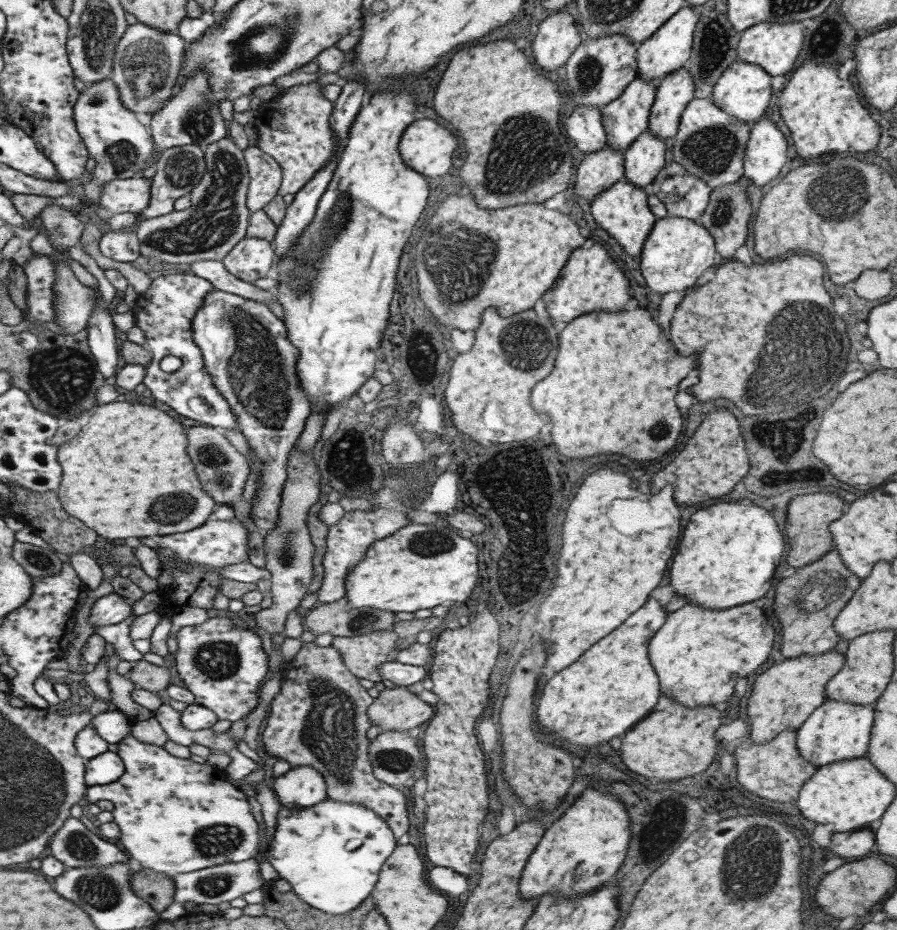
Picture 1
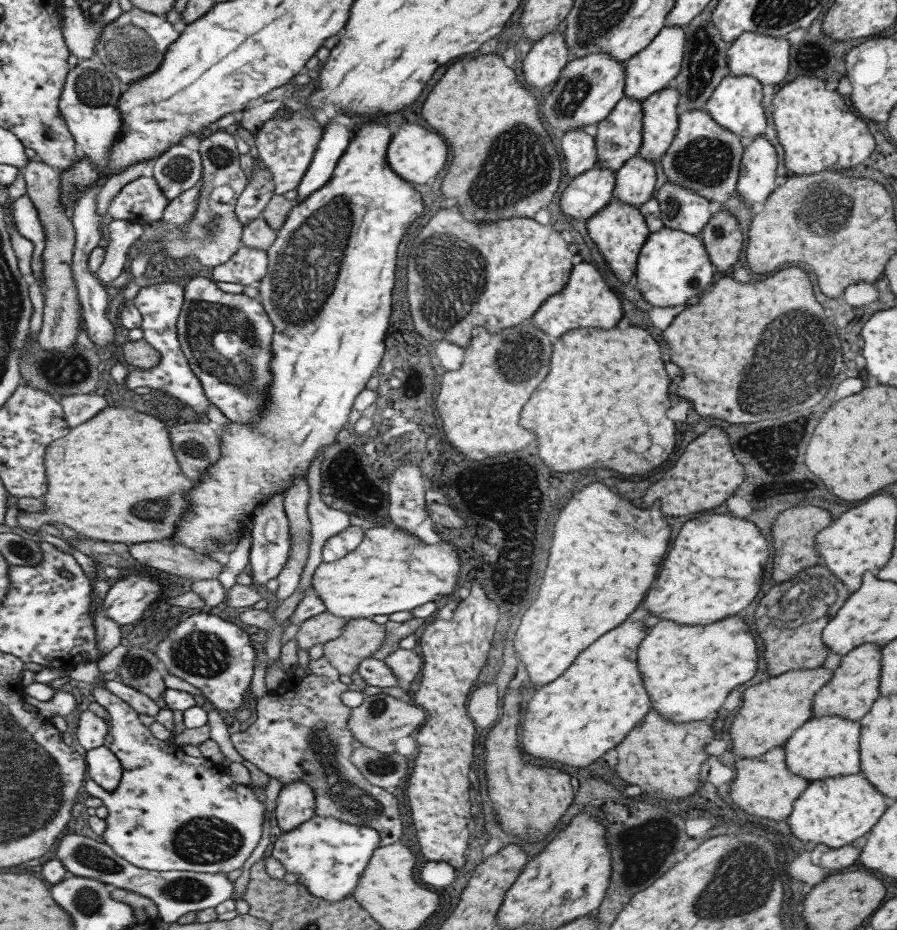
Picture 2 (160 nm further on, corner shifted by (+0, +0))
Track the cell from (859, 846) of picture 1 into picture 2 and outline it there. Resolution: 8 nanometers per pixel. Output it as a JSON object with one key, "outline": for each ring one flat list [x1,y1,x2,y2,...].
{"outline":[[851,843,839,848,829,848,824,844,816,844,809,851,809,860,815,866,821,866,827,873,833,874,858,860,860,850,855,849]]}

